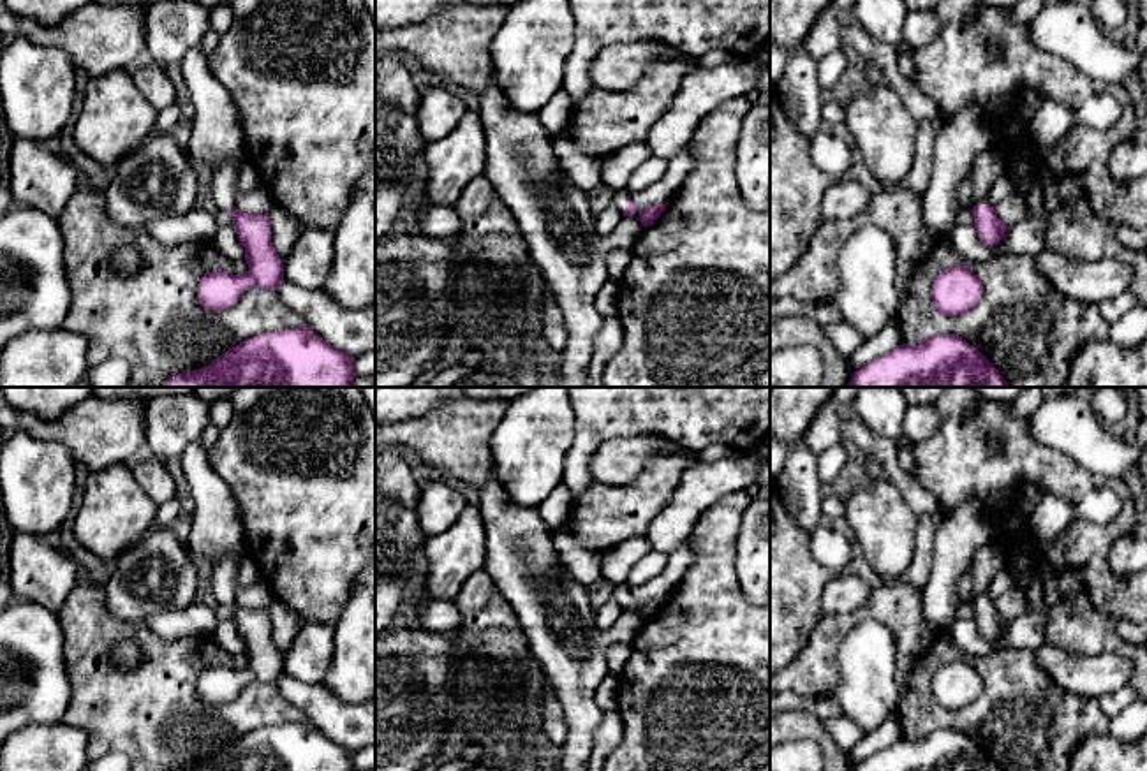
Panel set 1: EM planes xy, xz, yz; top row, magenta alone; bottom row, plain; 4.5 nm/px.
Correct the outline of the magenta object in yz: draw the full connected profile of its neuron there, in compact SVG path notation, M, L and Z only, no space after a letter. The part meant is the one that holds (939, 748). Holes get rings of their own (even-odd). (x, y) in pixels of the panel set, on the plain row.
M932 729L918 739L895 745L856 764L853 771L1003 771L999 764L966 734Z

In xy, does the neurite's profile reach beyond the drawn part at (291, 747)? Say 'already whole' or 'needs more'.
already whole

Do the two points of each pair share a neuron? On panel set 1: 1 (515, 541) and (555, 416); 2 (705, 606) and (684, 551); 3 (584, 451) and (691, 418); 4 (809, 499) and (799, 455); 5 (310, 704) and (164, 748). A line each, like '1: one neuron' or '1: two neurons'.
1: two neurons
2: two neurons
3: one neuron
4: one neuron
5: two neurons

